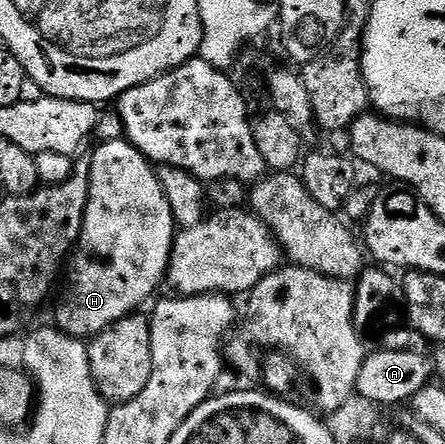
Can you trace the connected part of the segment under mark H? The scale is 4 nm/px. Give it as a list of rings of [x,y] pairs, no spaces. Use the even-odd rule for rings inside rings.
[[[118,136],[96,147],[88,161],[88,204],[82,221],[82,232],[72,254],[74,271],[70,274],[70,291],[63,296],[56,319],[58,329],[83,340],[89,340],[130,314],[141,311],[142,305],[155,297],[153,294],[157,292],[158,285],[164,282],[170,269],[170,253],[174,248],[176,233],[173,210],[158,179],[157,169],[125,137]]]

